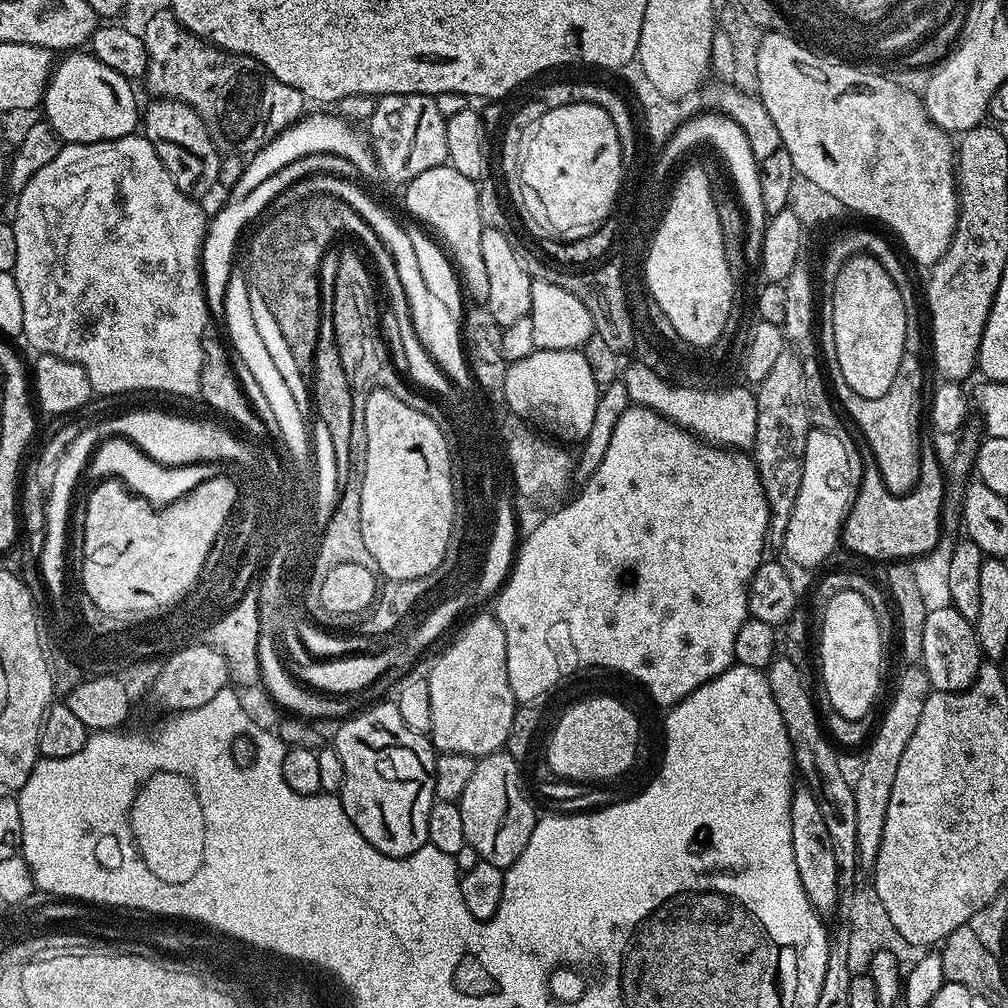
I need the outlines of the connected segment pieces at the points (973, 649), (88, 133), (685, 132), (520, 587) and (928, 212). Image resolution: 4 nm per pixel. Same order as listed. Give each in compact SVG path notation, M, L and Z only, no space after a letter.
M951 606L928 610L926 626L922 626L919 663L935 691L964 692L976 681L982 653L973 625L973 621L962 618Z
M73 50L63 57L64 60L52 69L48 88L44 91L42 109L43 119L56 131L64 144L93 144L103 140L117 140L133 135L138 128L138 108L136 112L136 92L133 81L126 79L118 70L110 70L88 50Z
M704 110L678 126L676 133L658 152L658 156L664 160L664 164L668 164L675 169L679 156L686 155L691 148L696 148L699 144L709 144L710 147L717 148L720 151L721 158L728 163L728 172L732 175L728 176L734 185L734 192L739 199L740 207L743 208L747 221L747 232L744 238L745 262L749 269L759 269L766 213L762 202L762 186L759 184L759 166L756 165L750 142L747 141L742 126L738 126L738 123L732 121L730 117L726 117L720 112Z
M629 406L614 426L614 434L610 438L610 446L606 446L602 462L583 483L584 489L569 502L565 512L550 513L525 538L524 545L519 545L507 581L495 597L494 615L506 634L506 670L510 690L517 701L536 702L539 701L539 696L546 695L563 676L568 676L579 668L613 668L614 671L625 672L638 683L644 684L654 703L665 706L679 704L691 692L698 690L698 686L710 682L732 667L736 658L734 638L738 638L738 630L742 630L744 623L750 619L748 587L758 566L766 559L764 548L768 544L770 518L756 462L747 451L729 450L709 444L664 416L651 412L649 408Z
M765 31L760 37L756 87L758 97L765 104L771 121L774 122L778 133L781 134L782 150L789 155L790 162L795 168L795 175L808 178L815 185L822 186L827 193L834 194L839 201L845 204L849 213L861 212L862 215L869 216L872 220L881 220L886 227L893 228L897 238L904 243L905 249L903 248L903 251L905 253L908 251L912 255L914 263L931 266L938 262L938 258L942 258L942 254L946 254L946 250L954 238L954 230L960 213L960 198L956 187L956 148L953 137L942 131L926 114L923 99L919 95L900 88L896 85L895 79L889 78L887 75L872 73L862 67L819 57L811 49L803 48L794 38L790 38L780 31Z

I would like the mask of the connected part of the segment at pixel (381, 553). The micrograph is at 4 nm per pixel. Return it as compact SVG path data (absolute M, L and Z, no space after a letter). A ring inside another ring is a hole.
M377 388L375 392L370 392L363 397L362 403L366 418L366 454L368 455L366 475L362 478L362 539L366 542L366 550L370 550L370 555L374 557L374 562L378 562L378 573L381 577L389 580L422 578L424 575L430 574L443 561L443 555L447 552L447 544L451 538L451 524L454 522L455 514L451 450L448 448L447 439L436 420L431 420L414 406L406 406L406 402L394 398L394 394Z

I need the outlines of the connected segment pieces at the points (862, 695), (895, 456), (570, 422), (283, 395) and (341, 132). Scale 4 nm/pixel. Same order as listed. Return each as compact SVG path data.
M834 592L827 597L824 621L820 624L820 676L824 679L824 692L833 713L842 718L860 719L873 711L872 703L880 692L880 671L884 668L884 636L880 633L881 617L870 610L870 602L862 594Z
M905 354L902 358L904 368L894 378L896 388L890 390L882 398L874 398L876 404L868 404L869 398L860 400L860 408L856 408L856 394L850 388L844 388L846 378L842 378L842 366L838 366L838 358L826 362L826 372L830 377L834 396L842 405L843 411L850 408L847 414L851 422L860 427L863 443L870 446L874 458L878 462L878 470L882 474L882 482L895 496L905 495L913 489L920 480L920 453L922 451L922 435L920 436L920 391L925 387L926 380L914 378L914 354Z
M536 349L526 358L513 361L506 372L504 399L509 411L561 441L582 442L588 436L599 393L590 364L579 349Z
M234 266L231 270L228 284L226 284L223 321L226 324L226 332L230 340L228 344L231 351L241 358L242 362L246 363L250 374L258 382L258 387L262 389L270 410L273 412L275 420L278 421L278 430L282 434L283 439L286 442L287 440L292 442L290 444L295 446L297 459L306 457L310 452L309 446L304 445L308 438L306 428L309 417L302 410L298 410L296 399L292 397L287 383L281 377L279 369L275 367L275 363L273 363L273 359L271 359L271 355L269 355L269 351L267 351L267 347L263 344L261 335L259 335L259 331L255 327L250 305L247 271L243 267Z
M329 114L329 116L305 115L296 121L282 134L278 134L262 150L258 150L254 155L258 158L258 174L256 174L256 184L268 176L269 172L275 172L276 168L289 166L290 162L295 162L298 158L305 158L310 154L336 154L346 158L347 161L354 162L358 166L360 176L376 176L376 156L372 153L371 143L363 131L357 125L349 124L342 116Z

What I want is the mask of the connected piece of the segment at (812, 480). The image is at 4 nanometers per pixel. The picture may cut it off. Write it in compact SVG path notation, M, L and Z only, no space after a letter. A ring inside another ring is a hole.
M812 428L806 438L802 486L794 498L794 510L786 526L782 551L791 563L816 570L841 543L844 520L860 489L860 449L839 431Z

